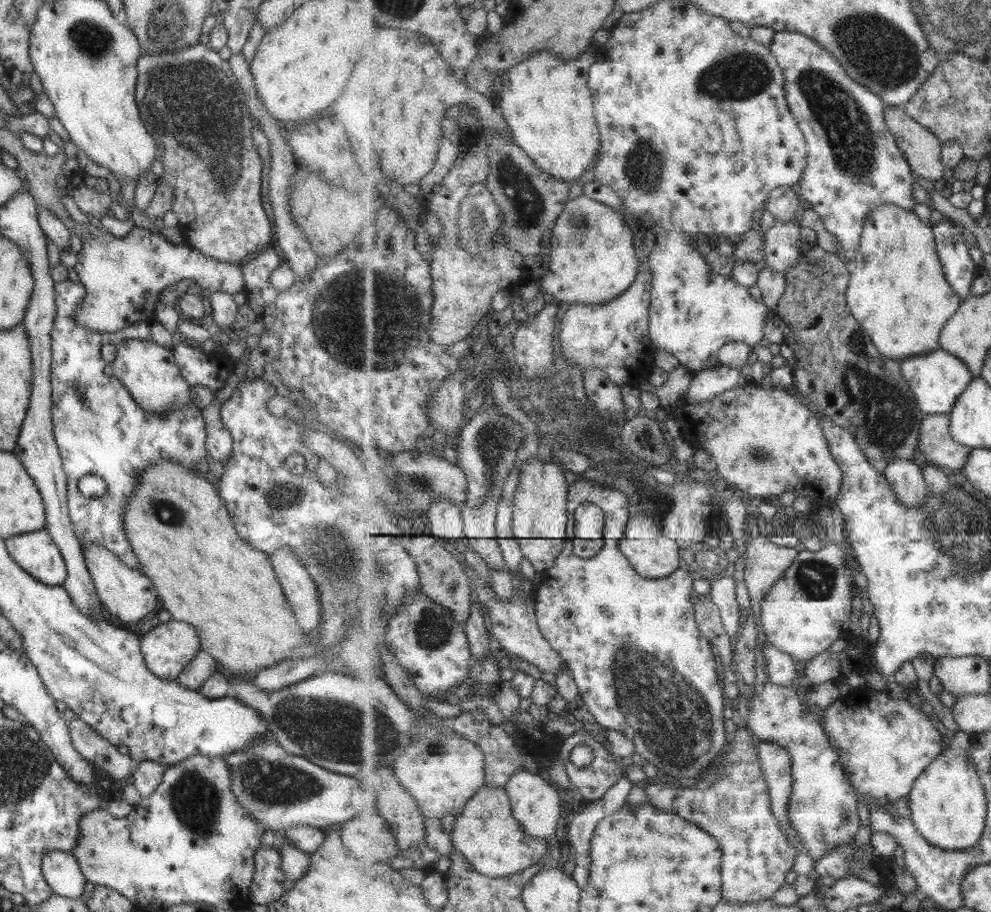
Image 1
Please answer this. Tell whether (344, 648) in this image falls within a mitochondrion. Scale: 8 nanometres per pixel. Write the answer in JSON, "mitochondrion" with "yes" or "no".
{"mitochondrion":"no"}

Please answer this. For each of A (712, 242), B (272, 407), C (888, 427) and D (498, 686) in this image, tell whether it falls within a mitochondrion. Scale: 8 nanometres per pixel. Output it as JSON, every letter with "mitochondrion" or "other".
{"A":"other","B":"other","C":"mitochondrion","D":"other"}

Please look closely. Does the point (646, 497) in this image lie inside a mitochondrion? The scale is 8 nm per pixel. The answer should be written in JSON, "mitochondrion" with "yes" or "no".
{"mitochondrion":"yes"}

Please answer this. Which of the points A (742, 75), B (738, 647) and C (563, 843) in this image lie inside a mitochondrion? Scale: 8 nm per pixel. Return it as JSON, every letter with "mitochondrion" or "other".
{"A":"mitochondrion","B":"other","C":"other"}

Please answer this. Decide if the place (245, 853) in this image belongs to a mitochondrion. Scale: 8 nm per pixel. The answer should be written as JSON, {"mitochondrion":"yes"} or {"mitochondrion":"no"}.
{"mitochondrion":"no"}

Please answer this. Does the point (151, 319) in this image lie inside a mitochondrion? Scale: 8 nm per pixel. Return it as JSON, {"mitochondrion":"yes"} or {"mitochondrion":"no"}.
{"mitochondrion":"no"}

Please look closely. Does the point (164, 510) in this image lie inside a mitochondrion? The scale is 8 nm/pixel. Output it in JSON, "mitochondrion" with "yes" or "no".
{"mitochondrion":"yes"}

